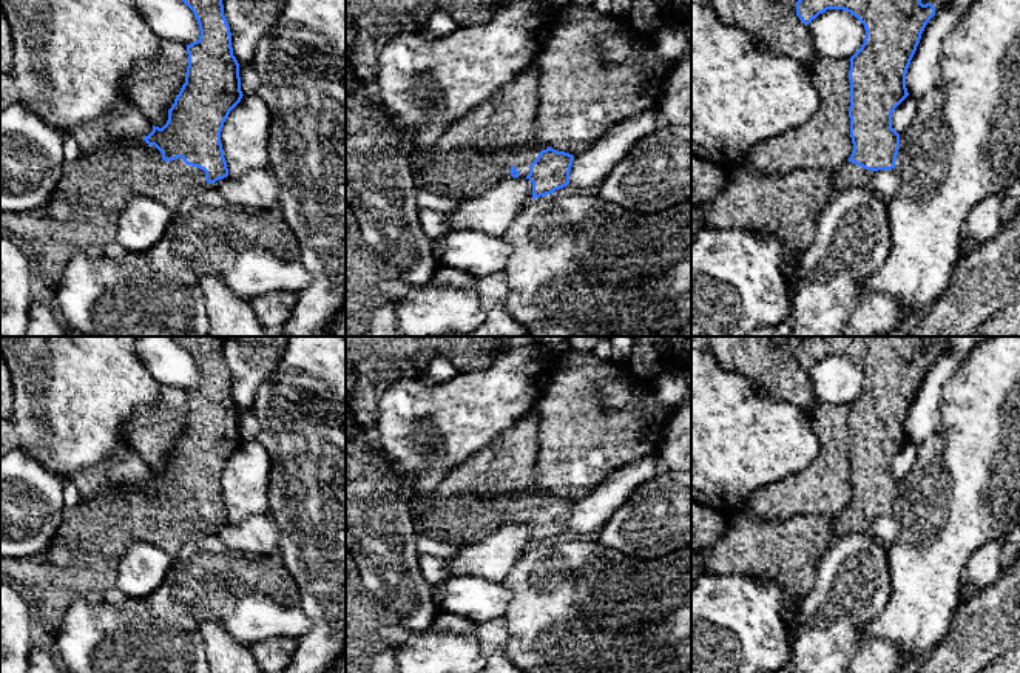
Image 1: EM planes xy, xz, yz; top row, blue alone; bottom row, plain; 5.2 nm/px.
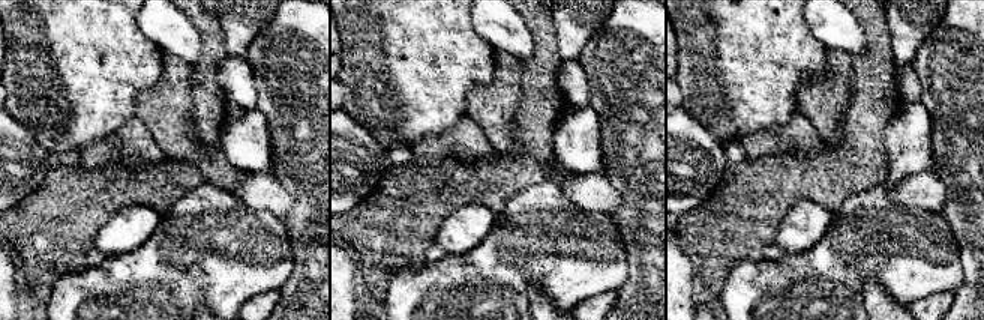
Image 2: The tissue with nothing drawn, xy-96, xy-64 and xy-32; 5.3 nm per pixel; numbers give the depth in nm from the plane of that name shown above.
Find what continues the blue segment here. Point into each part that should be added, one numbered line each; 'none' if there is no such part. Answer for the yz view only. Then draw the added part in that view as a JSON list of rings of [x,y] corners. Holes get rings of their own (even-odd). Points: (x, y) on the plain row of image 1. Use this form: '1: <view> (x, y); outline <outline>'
1: yz (849, 520); outline [[[846,508],[833,520],[833,534],[835,537],[846,536],[849,533],[870,536],[870,522],[872,516],[866,516],[856,509]]]

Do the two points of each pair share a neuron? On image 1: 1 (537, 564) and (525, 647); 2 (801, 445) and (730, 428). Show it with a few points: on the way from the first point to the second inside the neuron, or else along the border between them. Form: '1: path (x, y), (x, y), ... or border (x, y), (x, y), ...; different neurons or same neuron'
1: path (537, 584), (537, 627); same neuron
2: path (784, 443), (778, 440), (747, 440); same neuron

